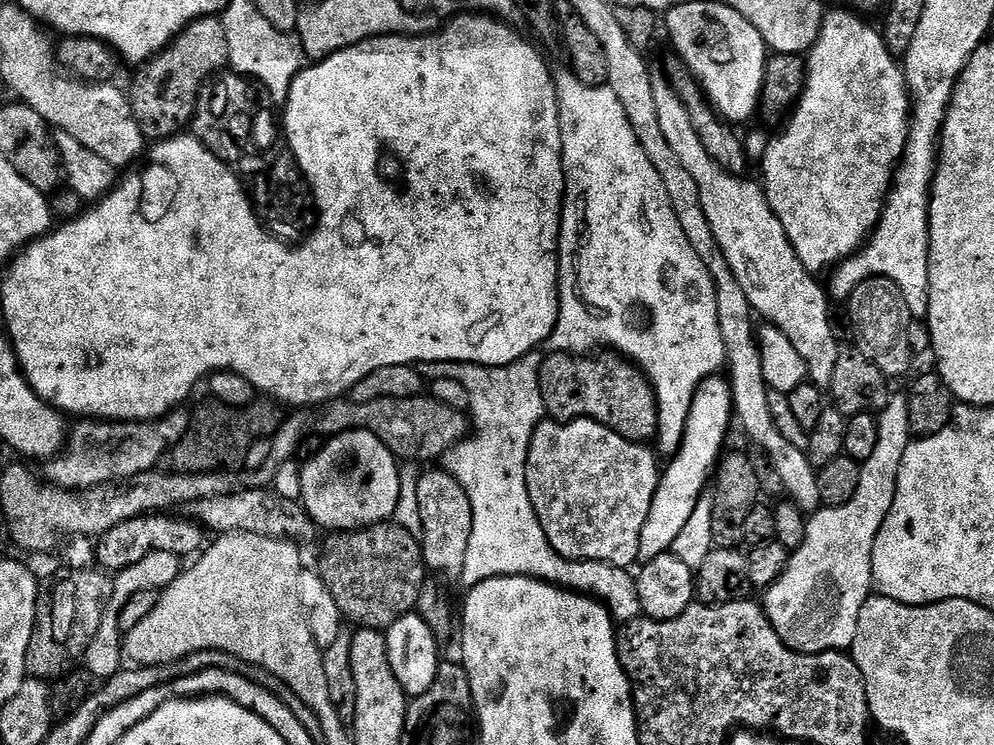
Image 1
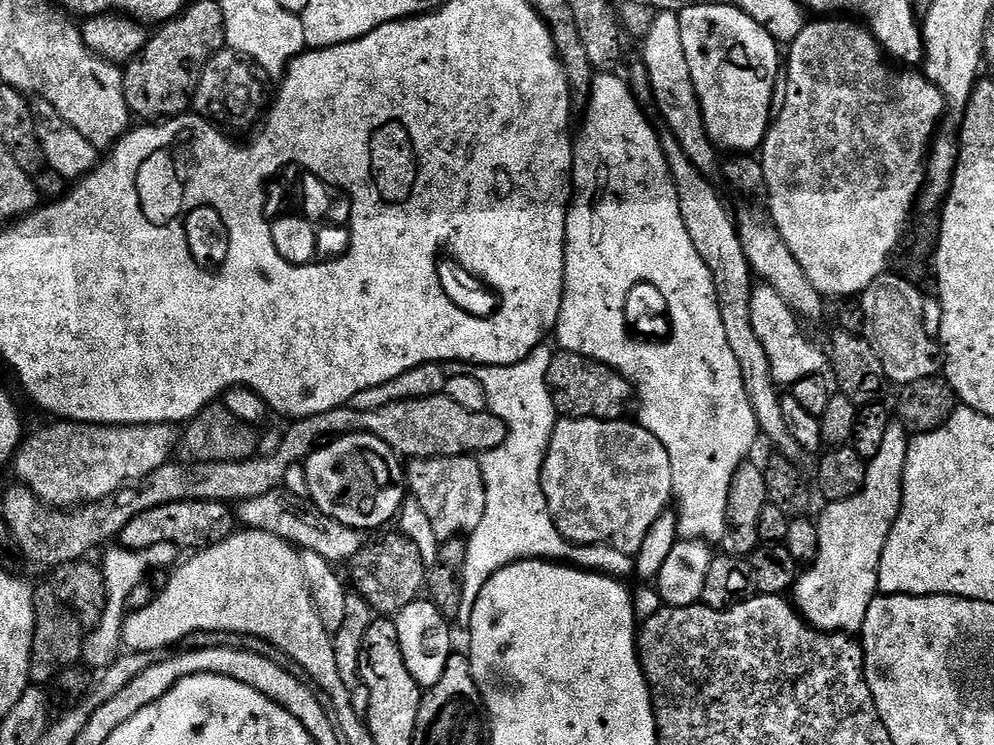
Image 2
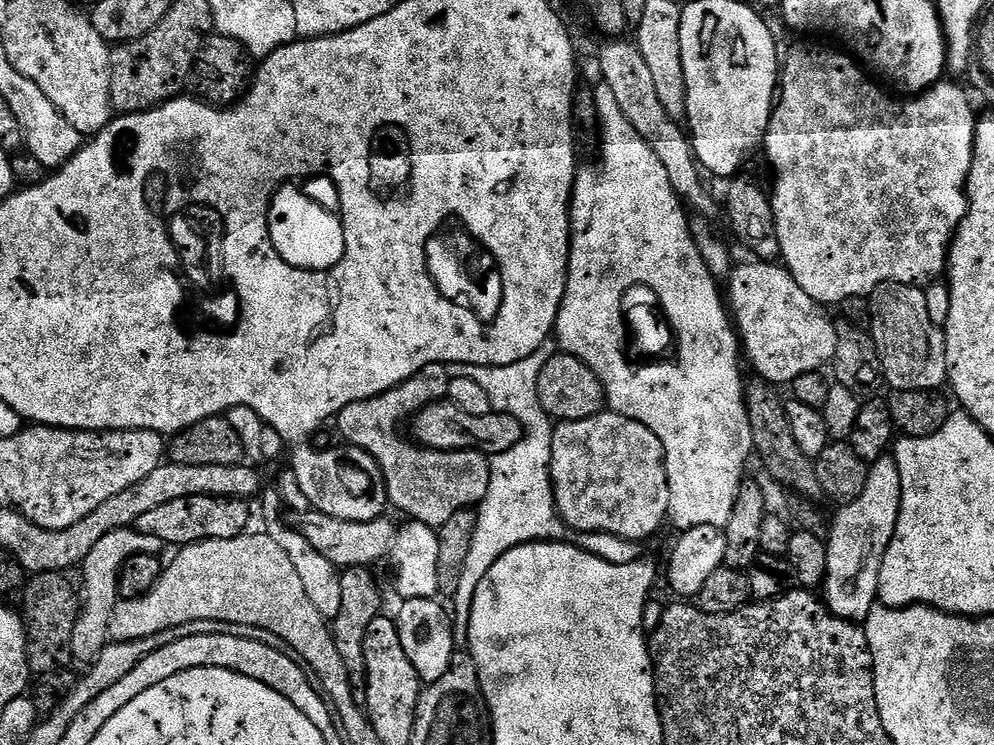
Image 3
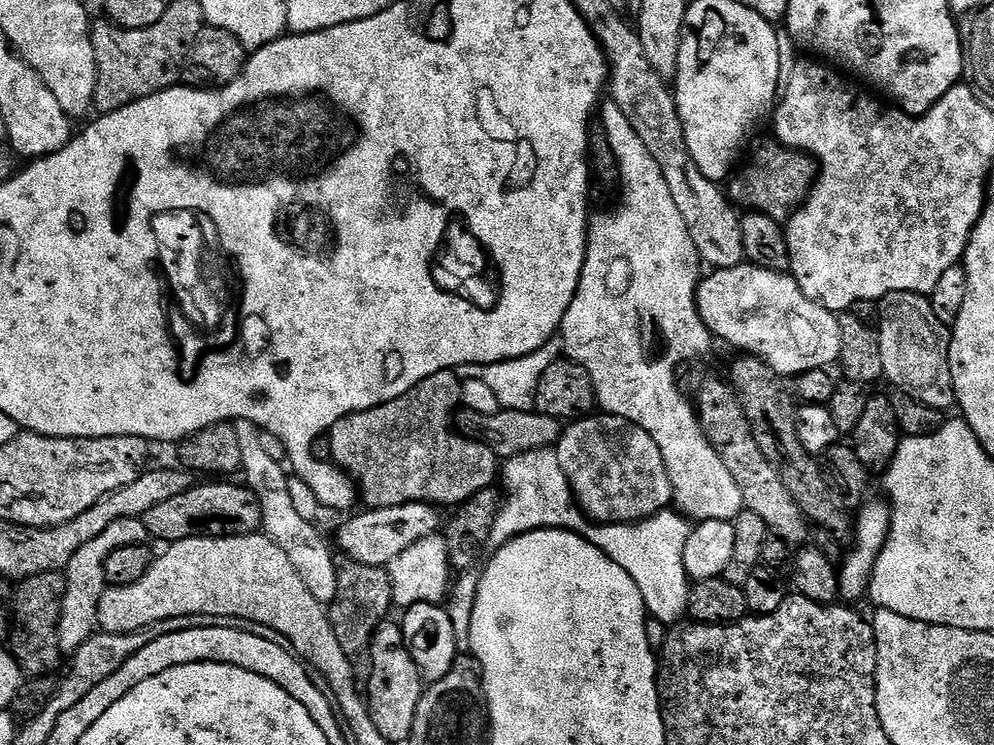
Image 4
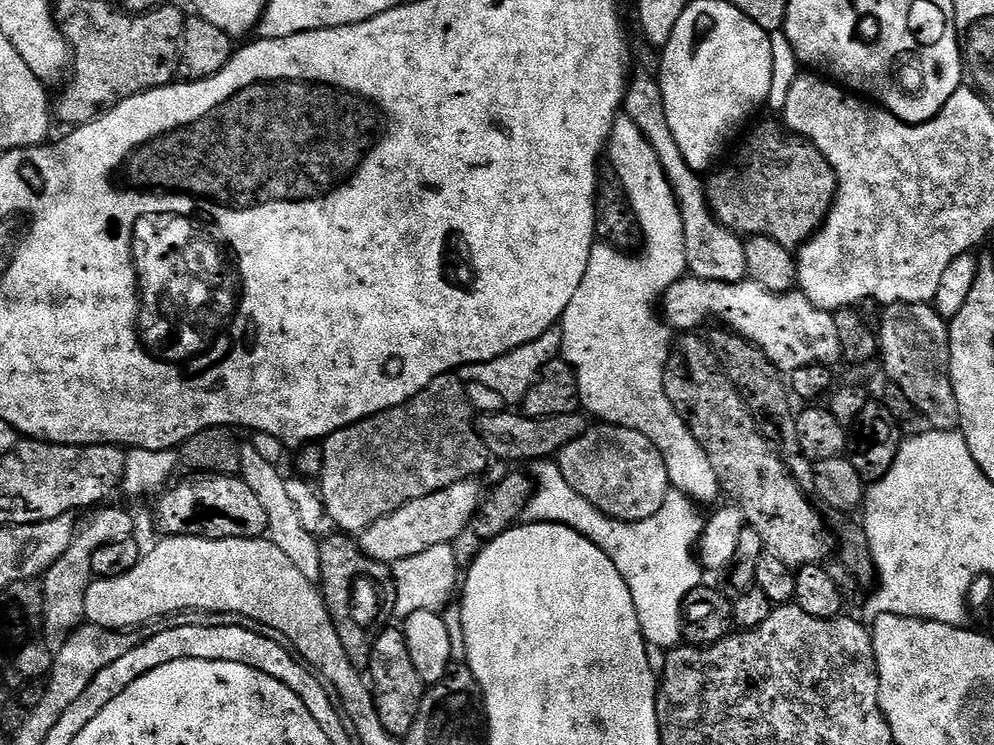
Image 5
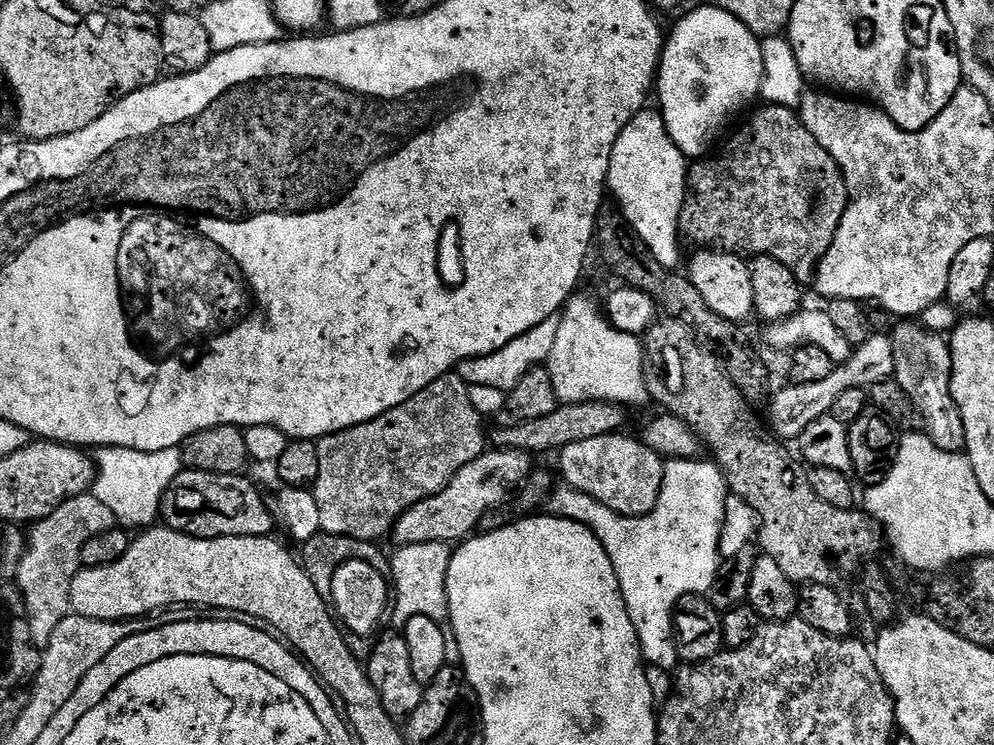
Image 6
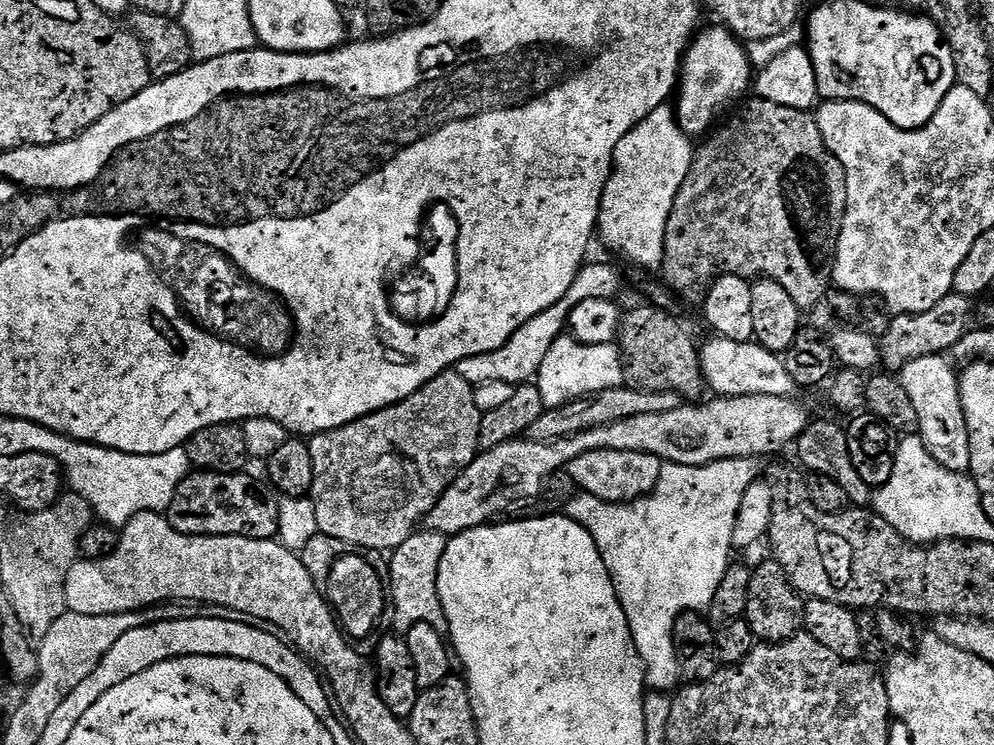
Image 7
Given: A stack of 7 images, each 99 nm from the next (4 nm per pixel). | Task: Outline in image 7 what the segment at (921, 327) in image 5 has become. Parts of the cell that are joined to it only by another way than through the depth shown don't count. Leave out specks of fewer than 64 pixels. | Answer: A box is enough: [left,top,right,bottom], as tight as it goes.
[898,355,972,473]

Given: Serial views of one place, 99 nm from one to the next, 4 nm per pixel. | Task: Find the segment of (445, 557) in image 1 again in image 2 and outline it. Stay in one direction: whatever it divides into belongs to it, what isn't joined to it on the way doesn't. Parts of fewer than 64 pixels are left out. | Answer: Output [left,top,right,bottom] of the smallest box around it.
[406,456,486,542]

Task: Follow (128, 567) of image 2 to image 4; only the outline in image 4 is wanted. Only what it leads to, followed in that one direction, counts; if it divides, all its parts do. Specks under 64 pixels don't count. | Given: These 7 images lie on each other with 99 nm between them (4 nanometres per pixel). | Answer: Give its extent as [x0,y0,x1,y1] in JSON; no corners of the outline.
[56,518,150,654]

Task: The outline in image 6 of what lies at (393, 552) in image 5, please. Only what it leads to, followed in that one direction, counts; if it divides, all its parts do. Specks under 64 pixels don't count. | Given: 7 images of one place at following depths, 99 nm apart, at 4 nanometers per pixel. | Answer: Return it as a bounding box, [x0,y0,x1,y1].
[390,448,534,548]

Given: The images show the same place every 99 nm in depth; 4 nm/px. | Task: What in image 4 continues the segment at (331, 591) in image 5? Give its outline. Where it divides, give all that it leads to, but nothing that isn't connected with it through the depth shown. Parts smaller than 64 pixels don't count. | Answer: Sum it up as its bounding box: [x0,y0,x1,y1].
[327,558,393,686]

